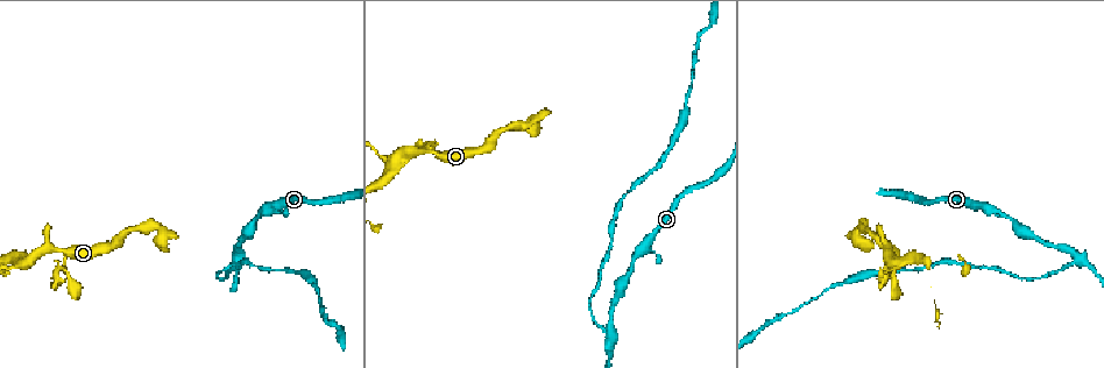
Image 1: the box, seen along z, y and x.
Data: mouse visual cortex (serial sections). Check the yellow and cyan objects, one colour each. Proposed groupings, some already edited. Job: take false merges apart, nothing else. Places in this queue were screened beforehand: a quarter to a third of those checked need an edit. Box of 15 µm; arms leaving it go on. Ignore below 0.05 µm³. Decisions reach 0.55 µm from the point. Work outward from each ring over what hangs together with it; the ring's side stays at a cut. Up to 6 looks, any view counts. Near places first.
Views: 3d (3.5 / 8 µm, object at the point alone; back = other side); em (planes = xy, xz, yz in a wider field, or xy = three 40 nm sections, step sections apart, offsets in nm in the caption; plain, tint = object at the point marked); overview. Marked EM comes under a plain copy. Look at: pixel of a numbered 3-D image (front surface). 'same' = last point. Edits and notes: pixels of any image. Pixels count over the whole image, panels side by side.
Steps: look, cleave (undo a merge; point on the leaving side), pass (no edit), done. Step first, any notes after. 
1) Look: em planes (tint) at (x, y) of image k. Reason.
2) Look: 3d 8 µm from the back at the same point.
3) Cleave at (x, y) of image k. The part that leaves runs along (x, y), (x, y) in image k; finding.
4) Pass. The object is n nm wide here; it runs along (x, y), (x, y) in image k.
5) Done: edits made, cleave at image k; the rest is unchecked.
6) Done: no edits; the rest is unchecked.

Look: em xy step 1 (tint) at (1076, 258) of image 1. Two arms in line, one across.

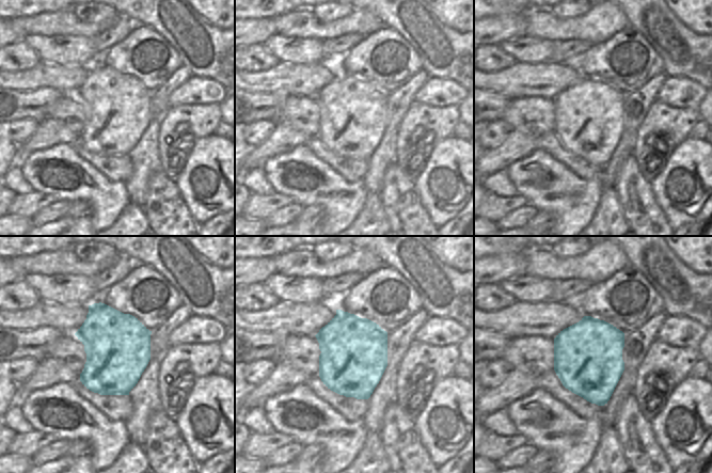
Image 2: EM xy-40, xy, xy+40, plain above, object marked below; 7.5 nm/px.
Look: 3d 3.5 µm at the same point.

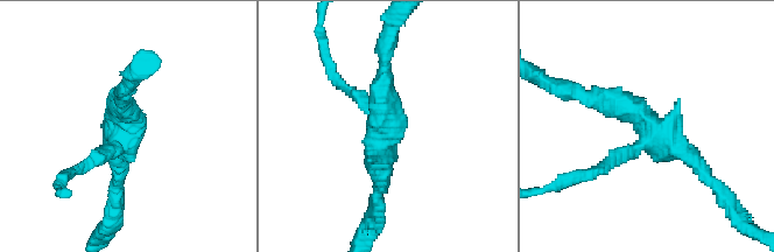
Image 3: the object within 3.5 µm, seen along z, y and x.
Pass. The object is 500 nm wide here; it runs along (125, 98), (114, 148), (78, 170) in image 3; one cell here.

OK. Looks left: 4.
Look: 3d 3.5 µm at (533, 119) of image 1. Abrupt turn.

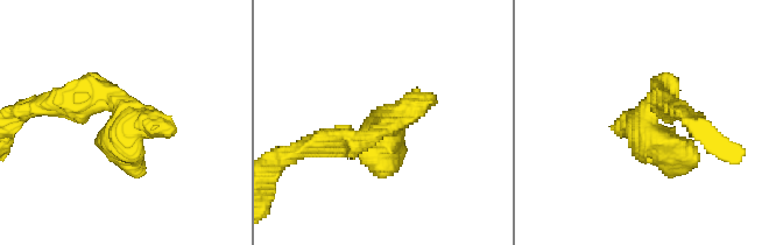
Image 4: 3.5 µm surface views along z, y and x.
Look: em xy step 2 (tint) at (383, 124) of image 4. Now the EM.

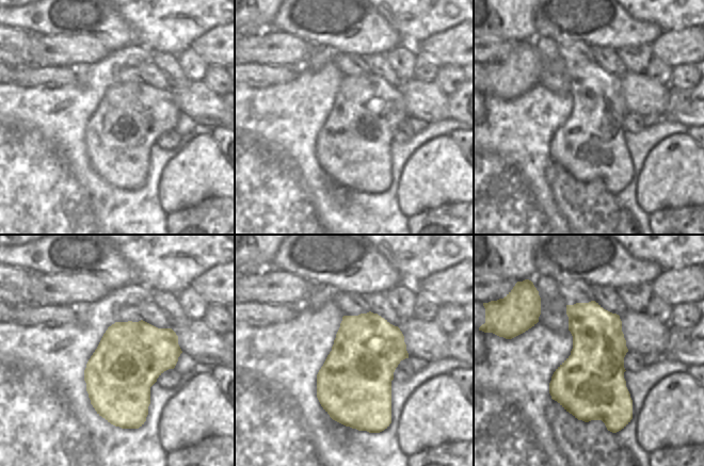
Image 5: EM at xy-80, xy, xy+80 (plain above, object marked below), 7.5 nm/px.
Pass. It runs along (66, 103), (124, 106), (113, 160) in image 4; one cell here.

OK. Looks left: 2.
Look: 3d 3.5 µm at (886, 269) of image 1. Calibre changes.

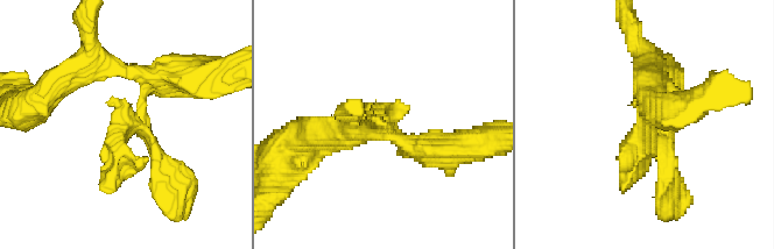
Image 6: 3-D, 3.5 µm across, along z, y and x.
Look: em xy step 5 (tint) at (126, 126) of image 6. Shape alone is not enough.

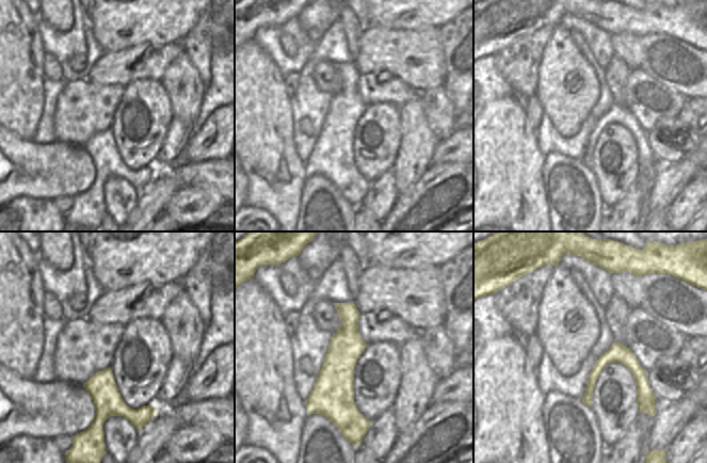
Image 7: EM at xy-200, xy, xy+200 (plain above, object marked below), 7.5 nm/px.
Cleave at (106, 148) of image 6. The part that leaves runs along (136, 126), (118, 136), (104, 190) in image 6; a second cell is stuck on.

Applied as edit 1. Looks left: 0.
Done: edits made, cleave at image 6; the rest is unchecked.

